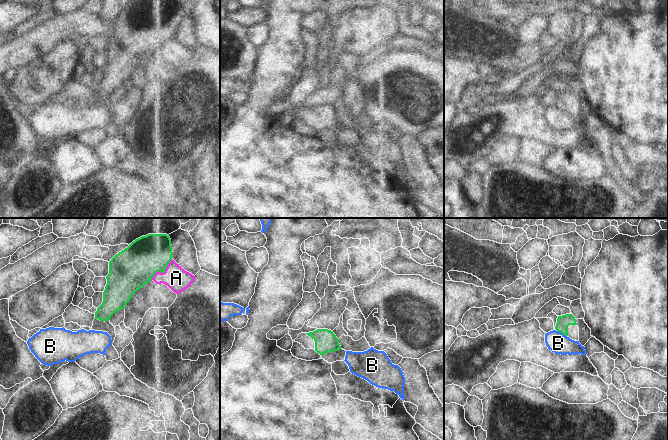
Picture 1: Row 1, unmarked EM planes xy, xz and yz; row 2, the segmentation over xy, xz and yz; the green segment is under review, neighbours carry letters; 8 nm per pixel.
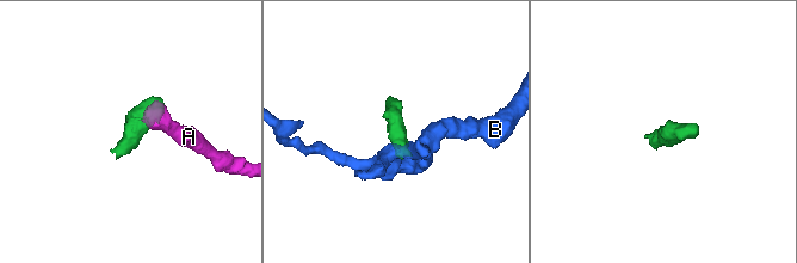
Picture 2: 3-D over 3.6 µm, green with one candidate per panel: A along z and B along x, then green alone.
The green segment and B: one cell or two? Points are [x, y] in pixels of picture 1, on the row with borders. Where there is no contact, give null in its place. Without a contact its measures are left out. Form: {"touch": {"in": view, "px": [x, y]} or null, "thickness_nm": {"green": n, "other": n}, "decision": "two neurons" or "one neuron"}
{"touch": {"in": "yz", "px": [562, 333]}, "thickness_nm": {"green": 100, "other": 160}, "decision": "two neurons"}

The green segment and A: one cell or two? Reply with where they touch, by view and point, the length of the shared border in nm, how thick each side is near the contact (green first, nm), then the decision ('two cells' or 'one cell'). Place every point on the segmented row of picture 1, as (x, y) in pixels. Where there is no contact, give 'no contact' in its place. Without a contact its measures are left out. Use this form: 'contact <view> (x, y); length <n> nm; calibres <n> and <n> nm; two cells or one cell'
contact xy (163, 272); length 240 nm; calibres 320 and 190 nm; two cells

